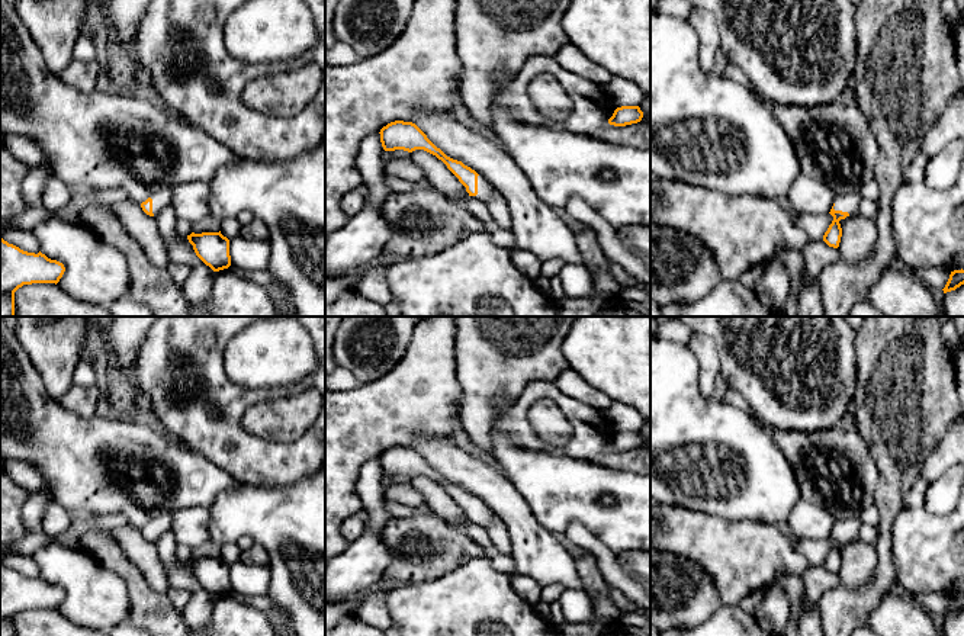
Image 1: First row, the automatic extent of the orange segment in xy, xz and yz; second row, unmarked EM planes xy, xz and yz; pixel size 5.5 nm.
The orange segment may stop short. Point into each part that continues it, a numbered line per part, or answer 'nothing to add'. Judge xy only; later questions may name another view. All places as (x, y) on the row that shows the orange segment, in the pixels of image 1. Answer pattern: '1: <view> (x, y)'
1: xy (161, 198)

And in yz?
1: yz (850, 202)

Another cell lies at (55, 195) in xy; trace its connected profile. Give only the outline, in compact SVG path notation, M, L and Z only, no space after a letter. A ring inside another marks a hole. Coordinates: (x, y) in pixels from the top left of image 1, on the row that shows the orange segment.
M51 177L42 190L41 205L49 212L57 212L68 203L73 193L74 190L68 189L57 177Z

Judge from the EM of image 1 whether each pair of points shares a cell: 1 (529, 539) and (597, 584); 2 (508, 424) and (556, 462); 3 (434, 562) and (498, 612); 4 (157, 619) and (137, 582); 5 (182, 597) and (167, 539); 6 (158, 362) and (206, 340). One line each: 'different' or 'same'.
1: different
2: different
3: different
4: same
5: different
6: same

